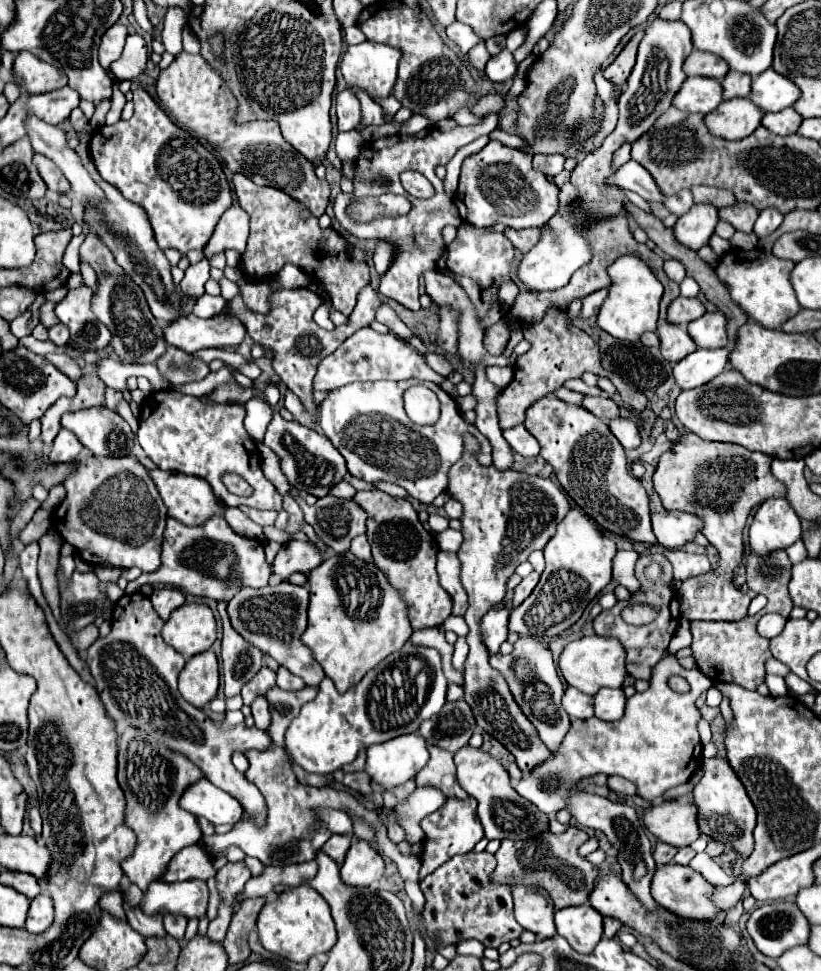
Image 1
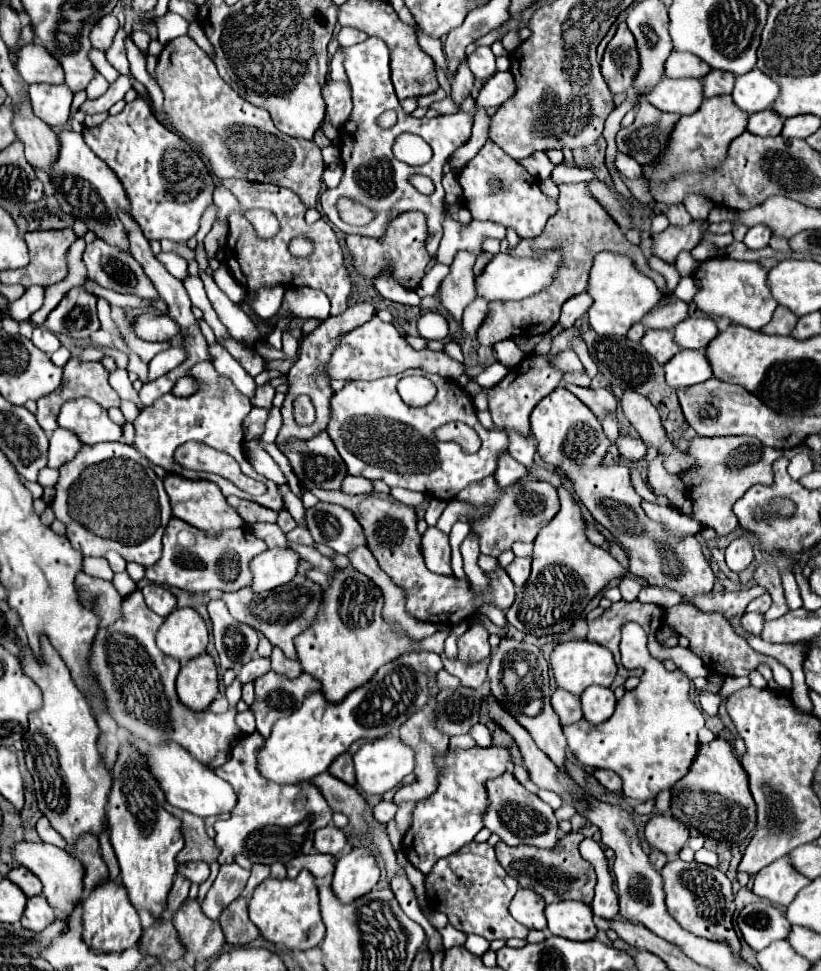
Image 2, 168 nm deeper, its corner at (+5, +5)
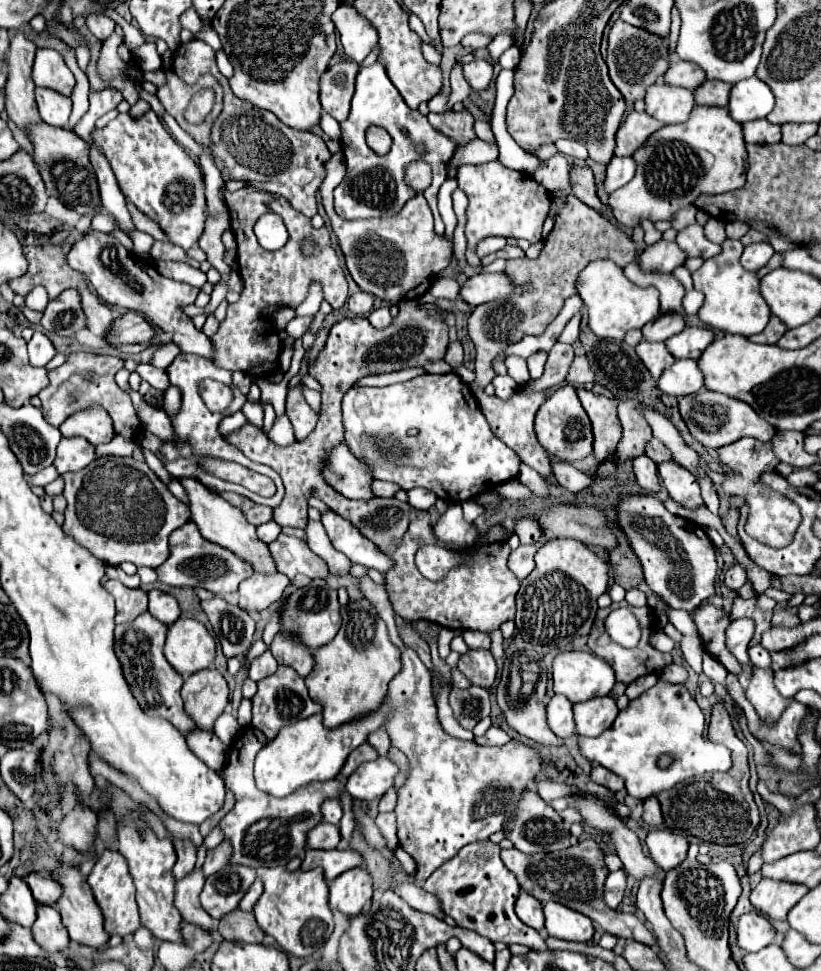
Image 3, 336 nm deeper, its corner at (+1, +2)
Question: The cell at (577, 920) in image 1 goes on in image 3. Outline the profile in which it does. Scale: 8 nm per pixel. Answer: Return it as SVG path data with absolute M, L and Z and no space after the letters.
M548 902L544 906L544 916L546 916L546 930L554 938L572 942L590 942L594 936L592 920L562 904Z

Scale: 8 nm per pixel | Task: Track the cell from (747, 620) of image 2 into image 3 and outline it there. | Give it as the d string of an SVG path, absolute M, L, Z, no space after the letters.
M738 618L738 620L732 620L726 630L726 646L738 658L738 662L742 666L748 666L750 670L754 670L754 666L752 666L746 650L748 650L748 642L754 636L754 628L756 628L756 624L752 618Z

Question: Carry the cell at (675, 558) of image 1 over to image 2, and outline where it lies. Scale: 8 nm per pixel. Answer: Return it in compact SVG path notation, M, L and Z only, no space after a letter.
M556 387L534 407L530 423L532 435L538 441L538 455L542 461L566 471L574 491L588 507L592 517L606 527L628 553L630 573L644 577L654 587L680 593L682 601L690 601L694 595L712 591L716 577L712 575L710 563L704 559L698 539L694 535L684 535L678 541L666 537L664 527L652 521L640 507L642 497L632 487L630 469L624 465L602 465L610 441L606 439L596 415L578 397L564 387Z

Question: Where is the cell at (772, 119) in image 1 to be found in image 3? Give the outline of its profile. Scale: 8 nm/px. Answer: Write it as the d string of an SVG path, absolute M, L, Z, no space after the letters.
M766 118L744 124L744 138L750 144L774 144L780 142L780 126L770 124Z

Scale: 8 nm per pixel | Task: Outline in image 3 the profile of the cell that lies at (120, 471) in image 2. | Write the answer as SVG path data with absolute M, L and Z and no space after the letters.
M100 456L78 472L66 472L64 498L68 502L62 530L96 558L110 566L132 562L158 568L170 554L168 536L188 522L188 506L148 468L124 456Z

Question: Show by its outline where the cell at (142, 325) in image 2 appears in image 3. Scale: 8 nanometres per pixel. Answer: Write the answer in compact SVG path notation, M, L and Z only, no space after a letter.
M128 312L114 320L110 334L106 336L112 344L150 344L156 336L154 328L138 312Z

